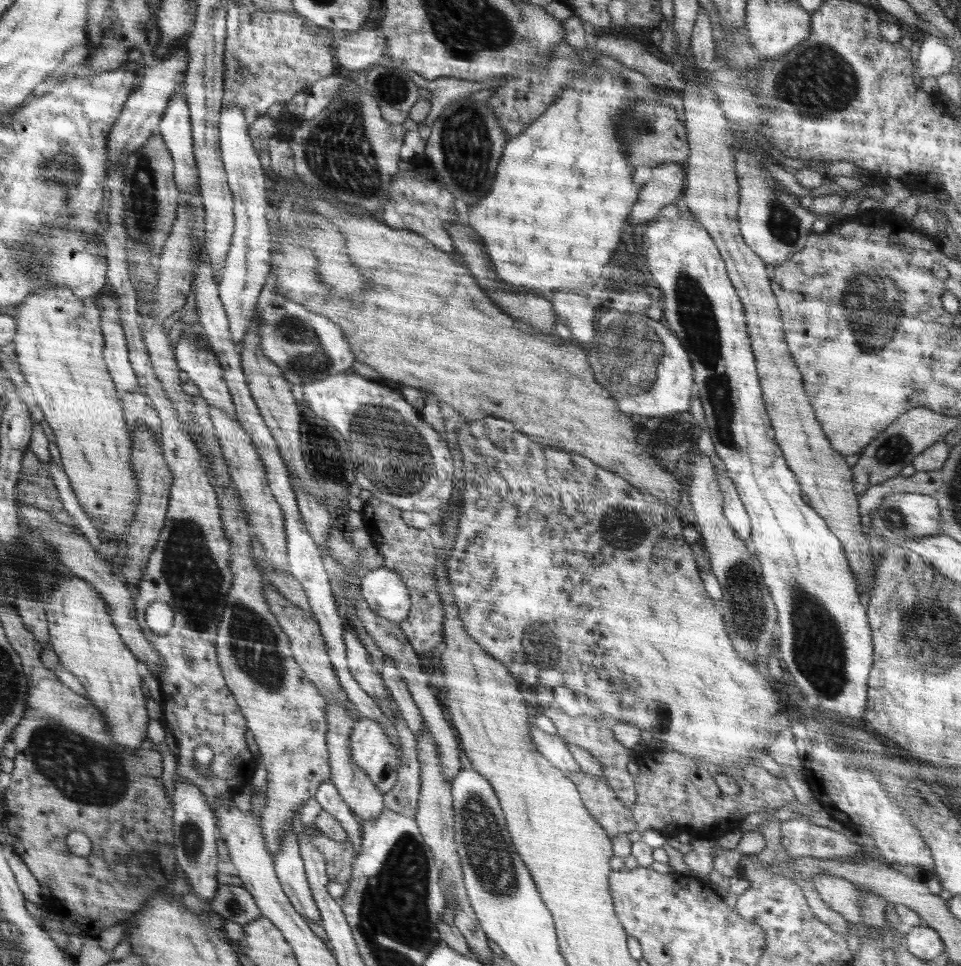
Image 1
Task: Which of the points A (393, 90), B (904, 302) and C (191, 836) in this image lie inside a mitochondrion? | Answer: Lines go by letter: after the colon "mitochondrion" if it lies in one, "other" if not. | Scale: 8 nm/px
A: mitochondrion
B: mitochondrion
C: mitochondrion

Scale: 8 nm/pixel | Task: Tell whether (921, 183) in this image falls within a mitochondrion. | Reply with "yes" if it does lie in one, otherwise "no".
no

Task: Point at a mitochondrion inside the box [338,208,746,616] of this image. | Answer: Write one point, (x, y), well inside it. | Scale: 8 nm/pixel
(395, 458)

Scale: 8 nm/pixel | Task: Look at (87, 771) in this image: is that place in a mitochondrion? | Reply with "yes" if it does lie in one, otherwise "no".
yes

